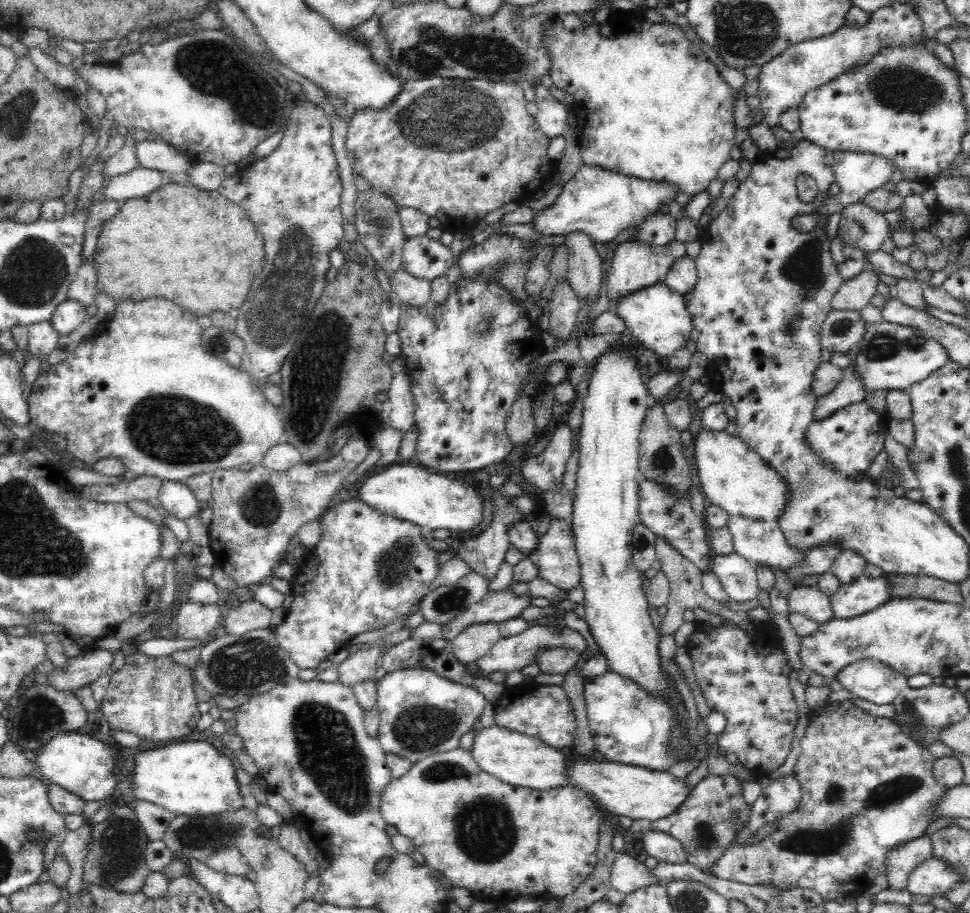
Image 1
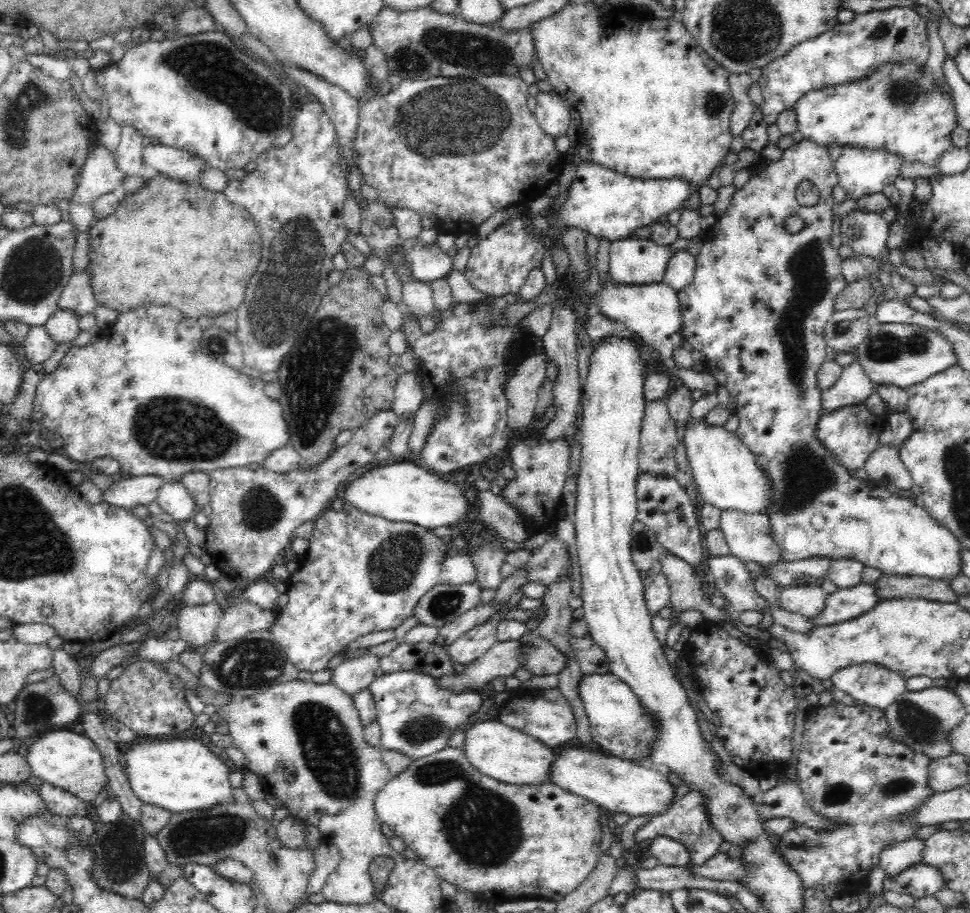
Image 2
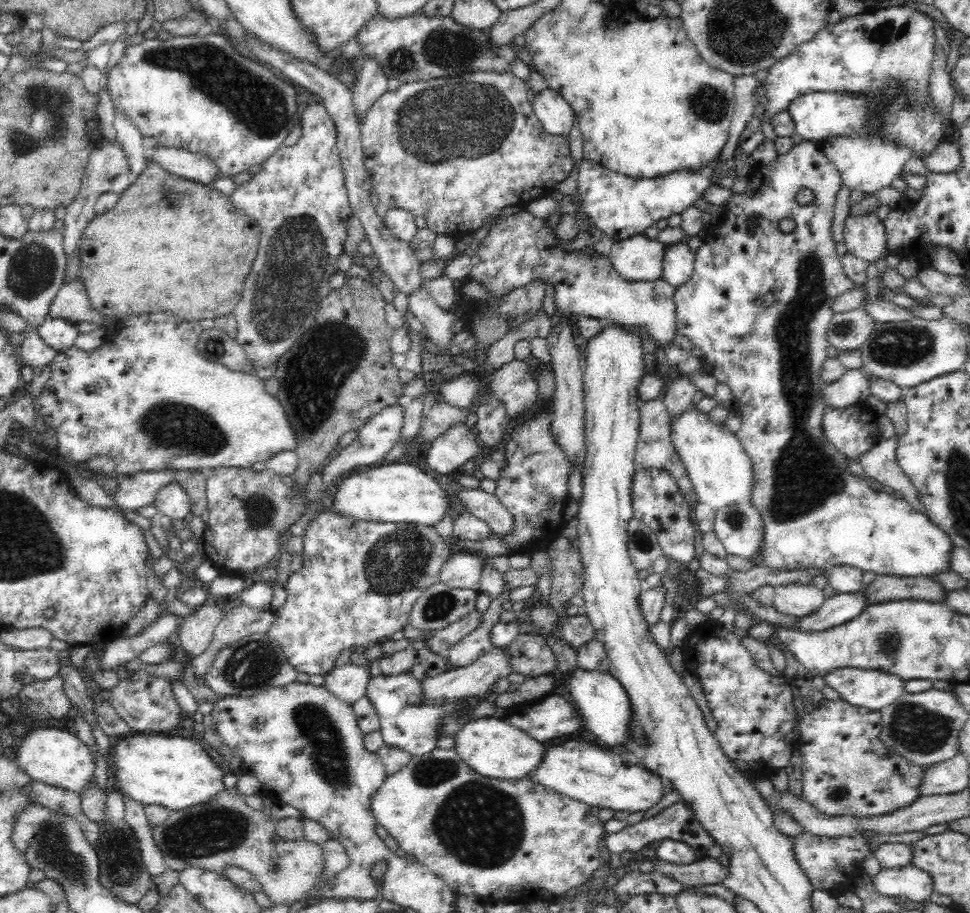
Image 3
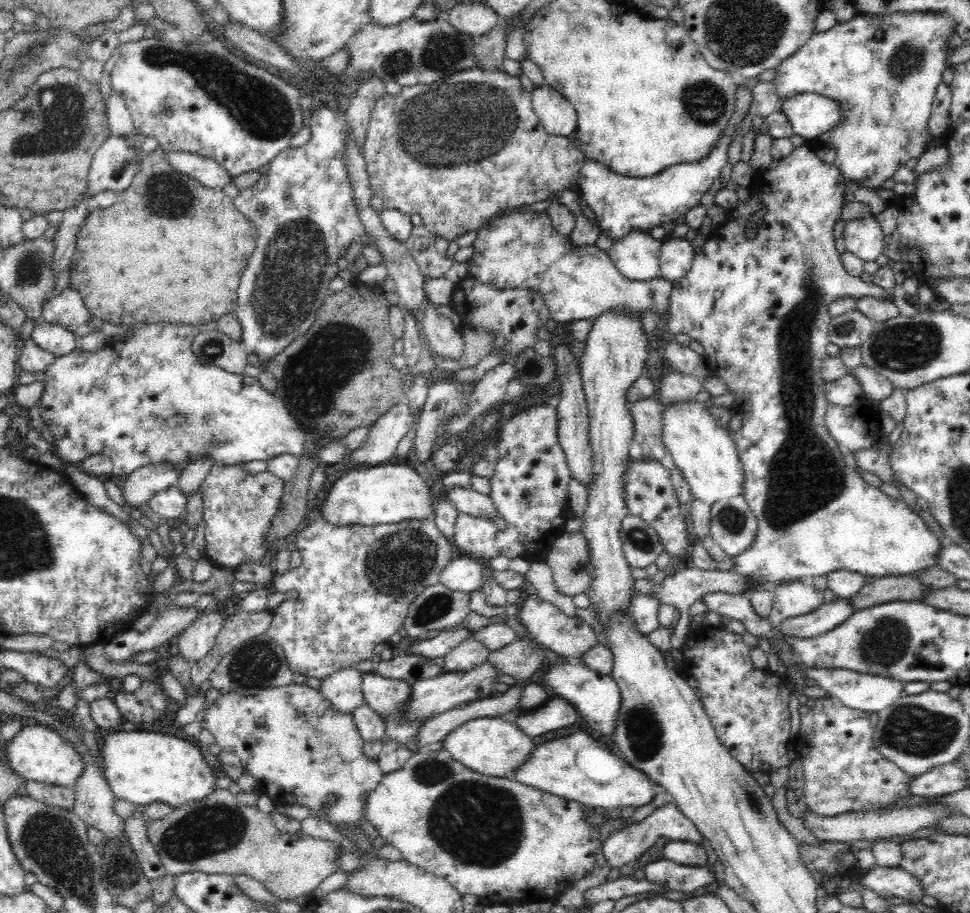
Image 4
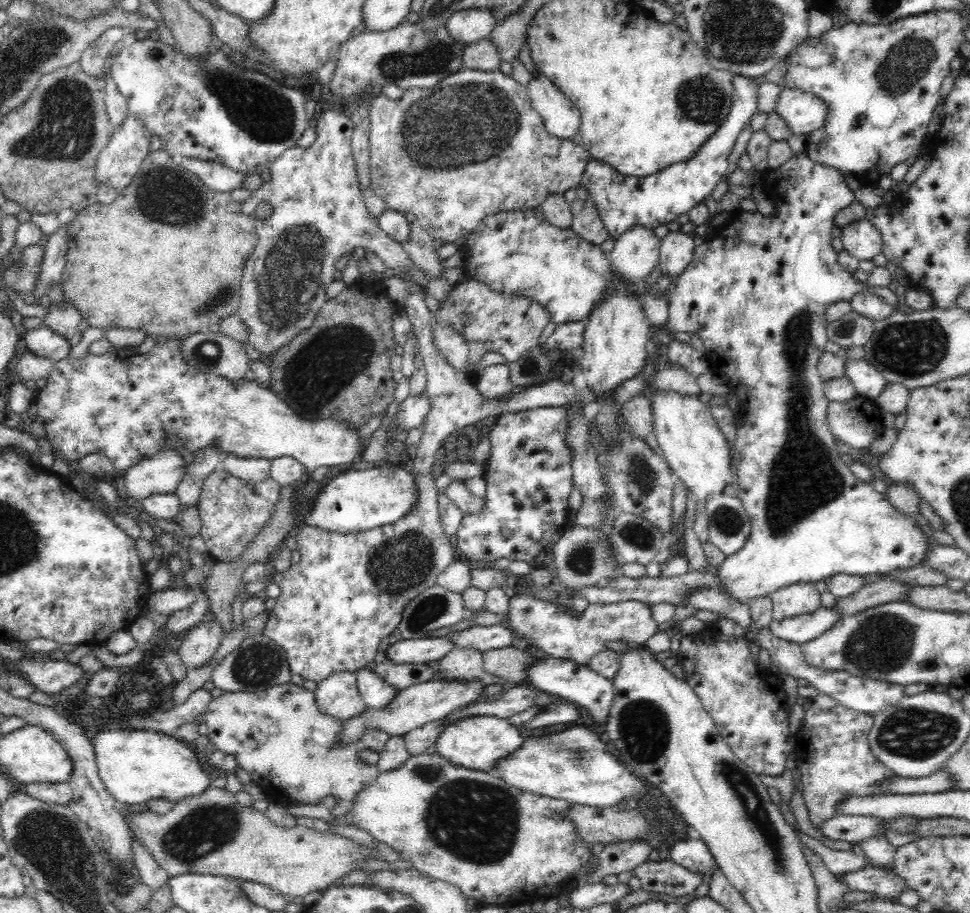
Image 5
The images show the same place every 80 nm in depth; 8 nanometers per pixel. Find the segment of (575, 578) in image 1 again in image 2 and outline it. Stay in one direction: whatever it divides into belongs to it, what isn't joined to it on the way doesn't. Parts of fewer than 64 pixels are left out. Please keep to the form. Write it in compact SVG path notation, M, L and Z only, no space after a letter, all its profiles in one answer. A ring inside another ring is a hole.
M554 536L540 548L531 552L531 556L524 566L526 569L525 583L538 582L548 587L550 584L556 583L560 576L564 576L570 567L566 543Z

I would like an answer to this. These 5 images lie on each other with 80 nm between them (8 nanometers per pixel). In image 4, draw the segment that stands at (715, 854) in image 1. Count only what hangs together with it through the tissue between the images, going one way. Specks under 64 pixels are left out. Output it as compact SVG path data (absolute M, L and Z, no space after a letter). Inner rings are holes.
M671 803L654 810L650 816L638 824L634 824L632 828L611 832L606 842L600 846L599 859L601 863L606 863L609 866L609 870L613 868L620 869L623 865L636 867L638 860L646 851L655 846L657 839L661 838L696 843L698 845L704 845L705 841L696 826L680 813L676 804Z

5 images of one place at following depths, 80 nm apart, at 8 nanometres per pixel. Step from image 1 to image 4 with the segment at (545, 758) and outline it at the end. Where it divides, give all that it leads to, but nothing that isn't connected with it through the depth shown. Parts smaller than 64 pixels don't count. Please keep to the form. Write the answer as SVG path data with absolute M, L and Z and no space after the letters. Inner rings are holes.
M498 716L468 720L448 732L441 741L441 746L452 759L472 771L485 776L506 778L515 772L514 768L518 768L526 760L526 756L534 748L534 742L532 737L521 731L516 724Z

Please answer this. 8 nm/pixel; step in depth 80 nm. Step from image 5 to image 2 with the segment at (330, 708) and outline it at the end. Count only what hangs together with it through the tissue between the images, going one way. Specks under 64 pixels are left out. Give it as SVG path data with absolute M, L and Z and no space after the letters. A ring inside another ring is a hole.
M374 653L348 660L345 659L339 666L334 668L330 682L346 695L353 696L364 689L376 678L376 668L379 667L379 658Z

